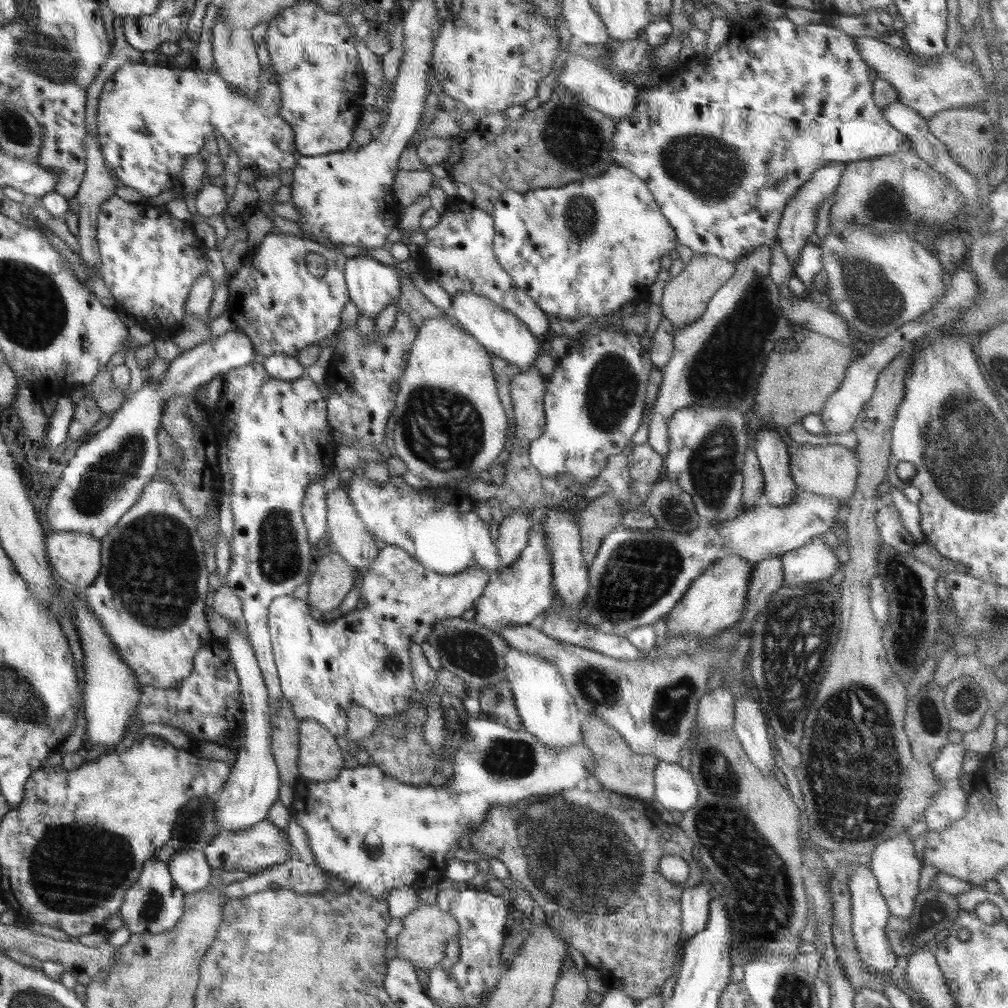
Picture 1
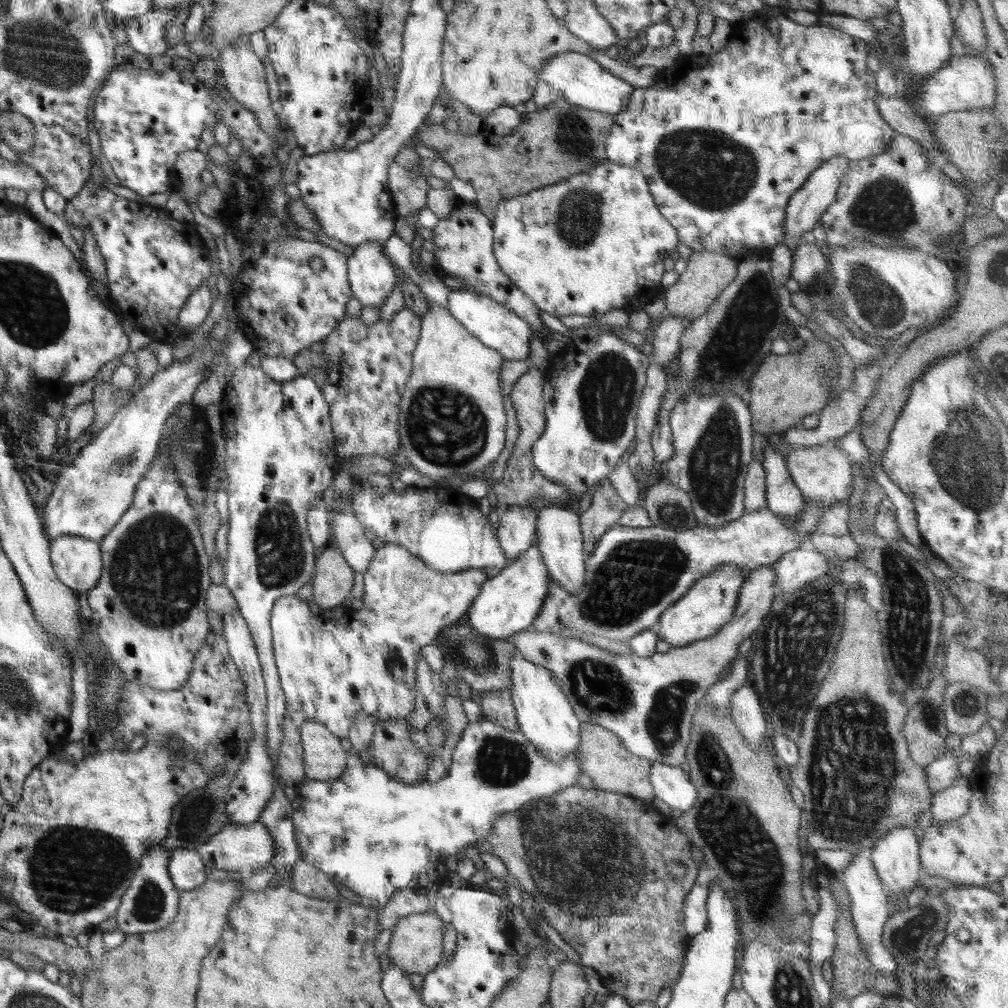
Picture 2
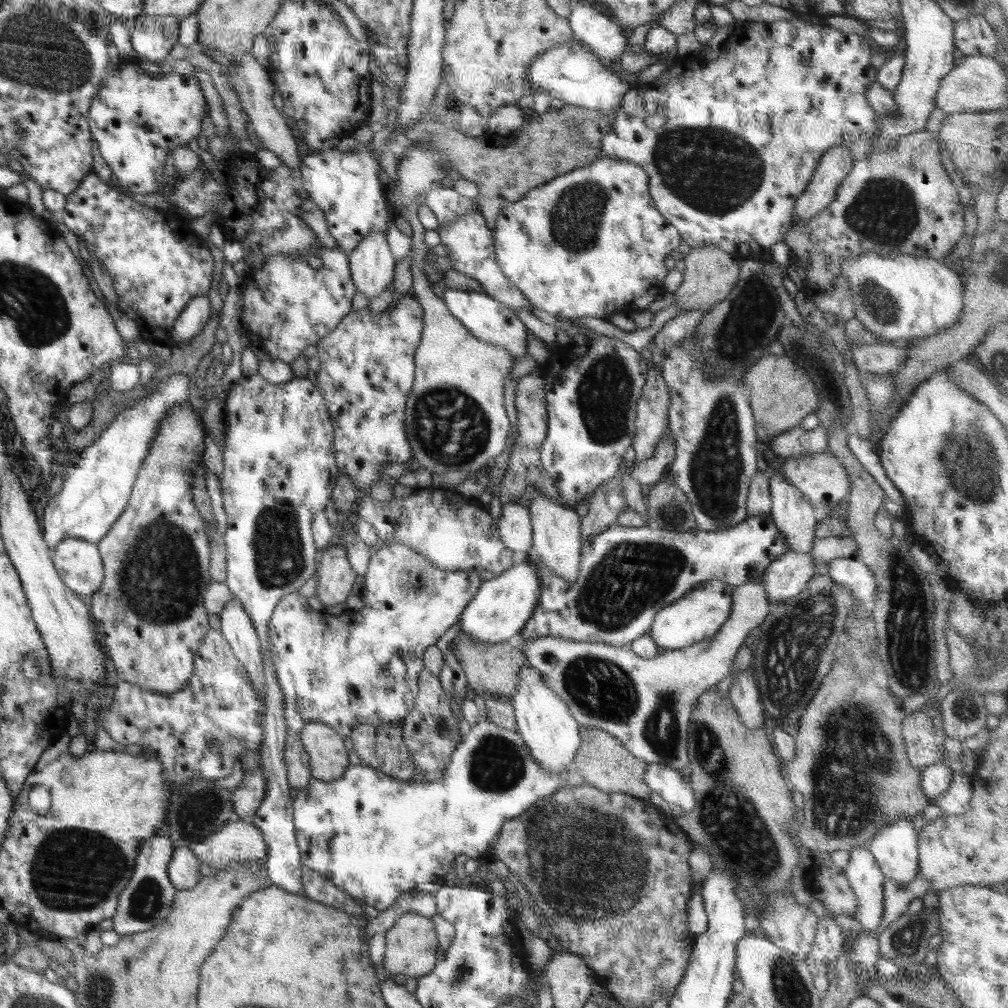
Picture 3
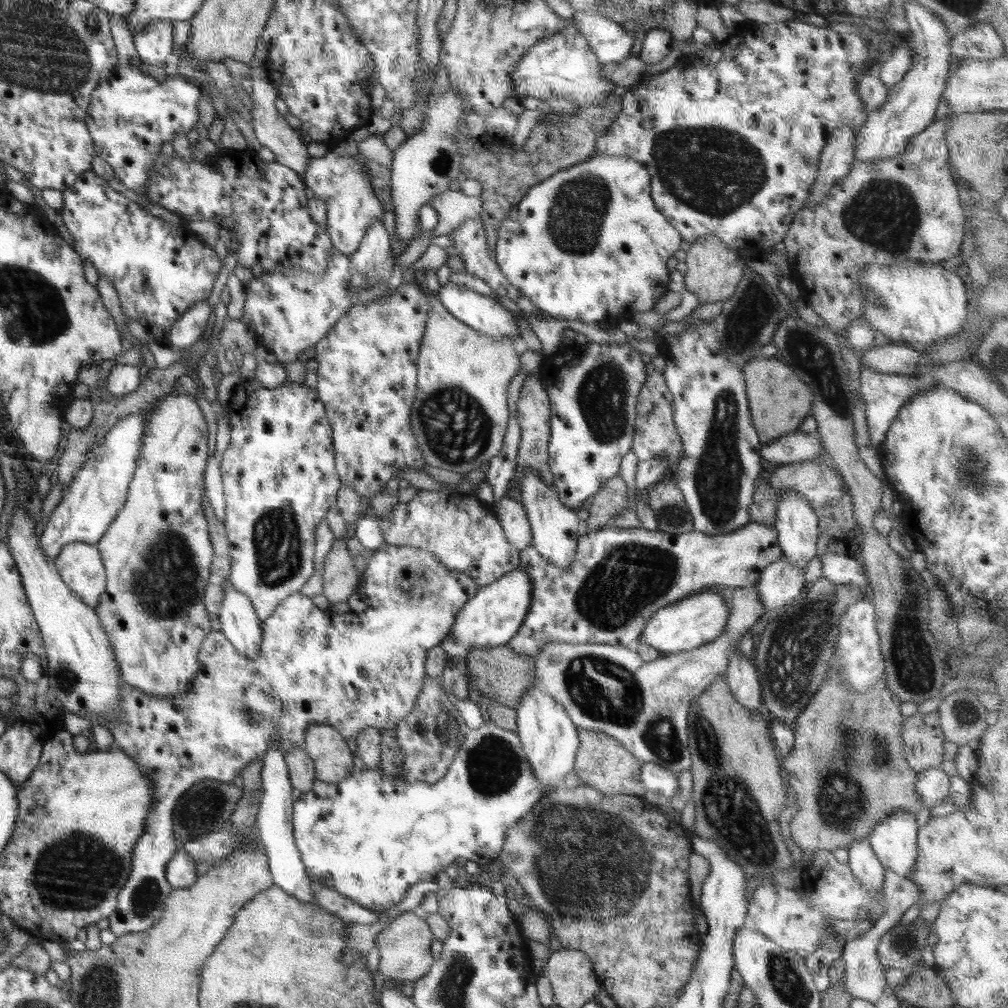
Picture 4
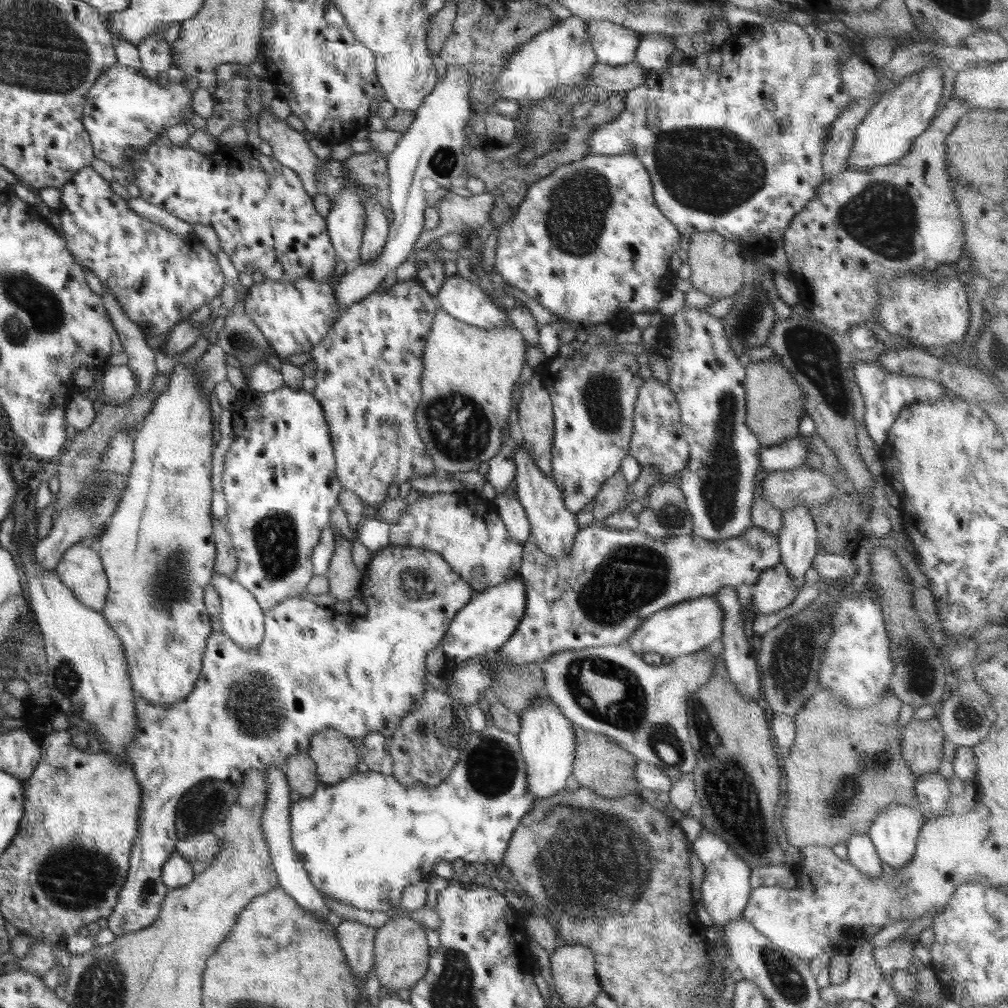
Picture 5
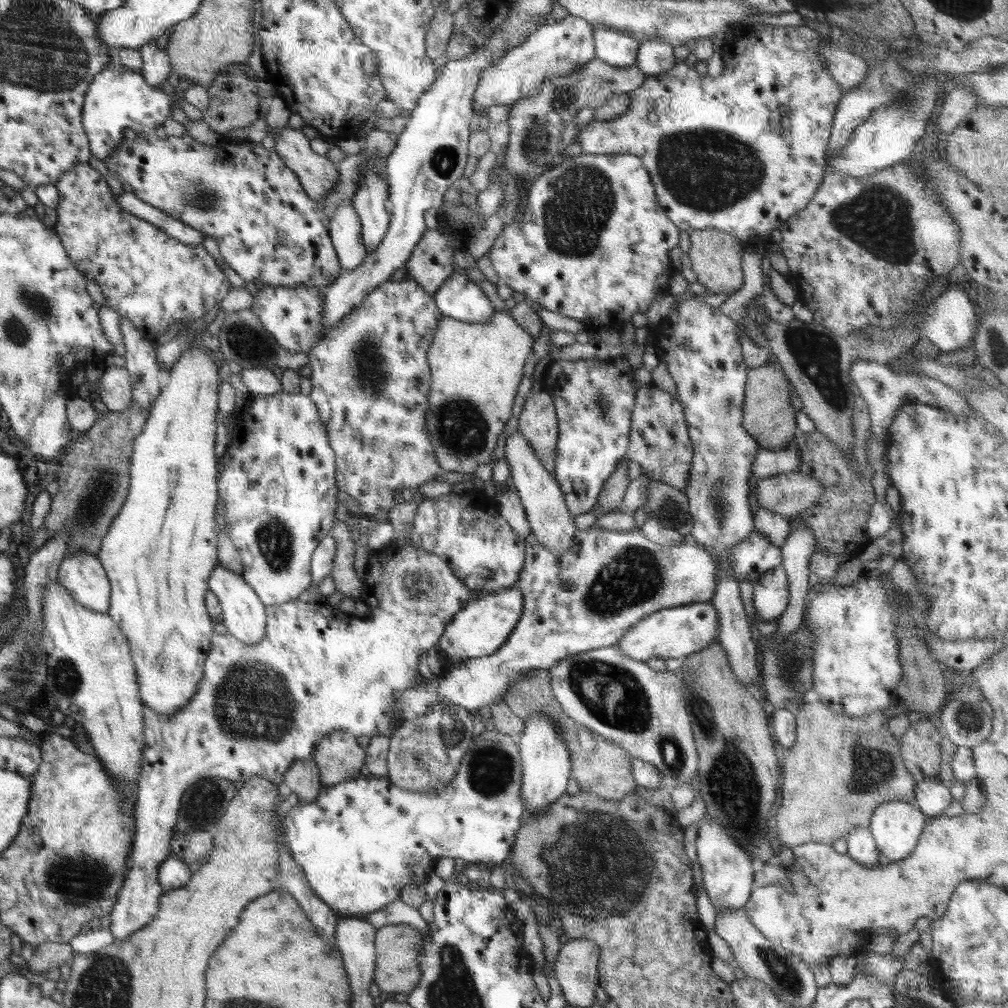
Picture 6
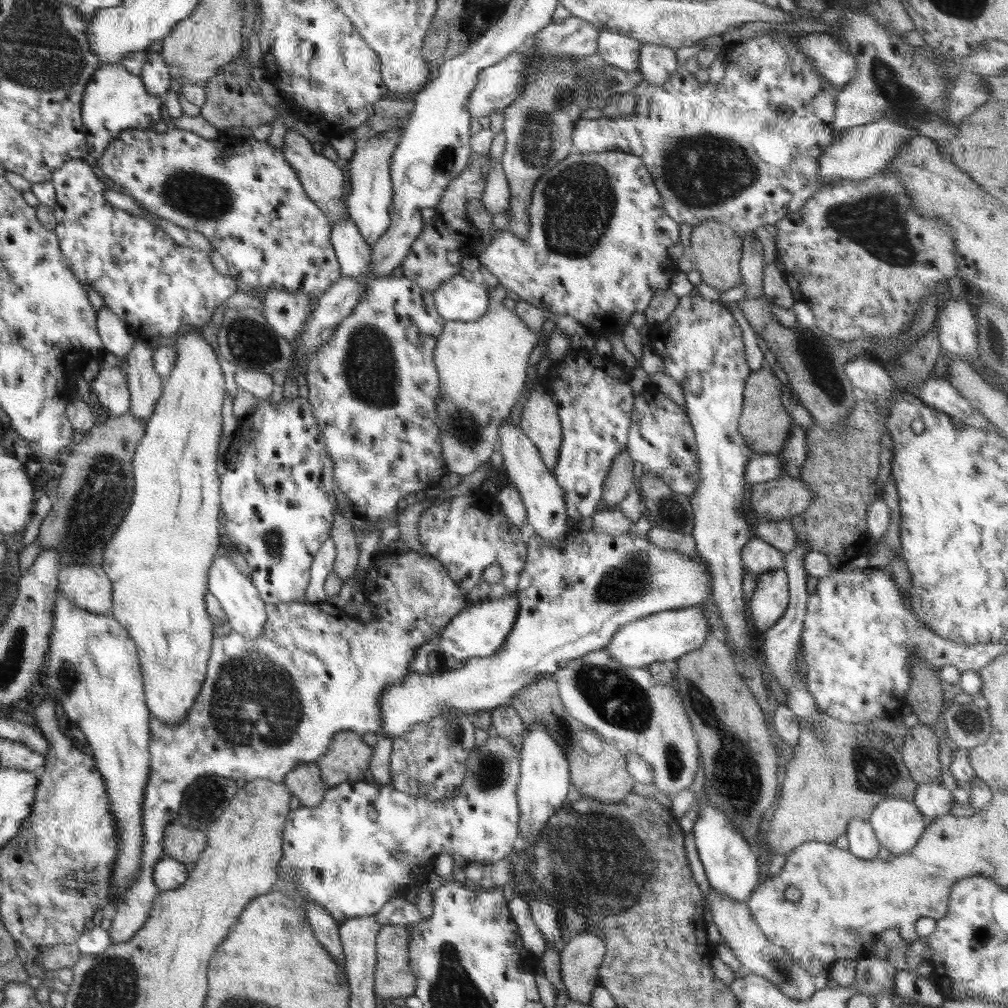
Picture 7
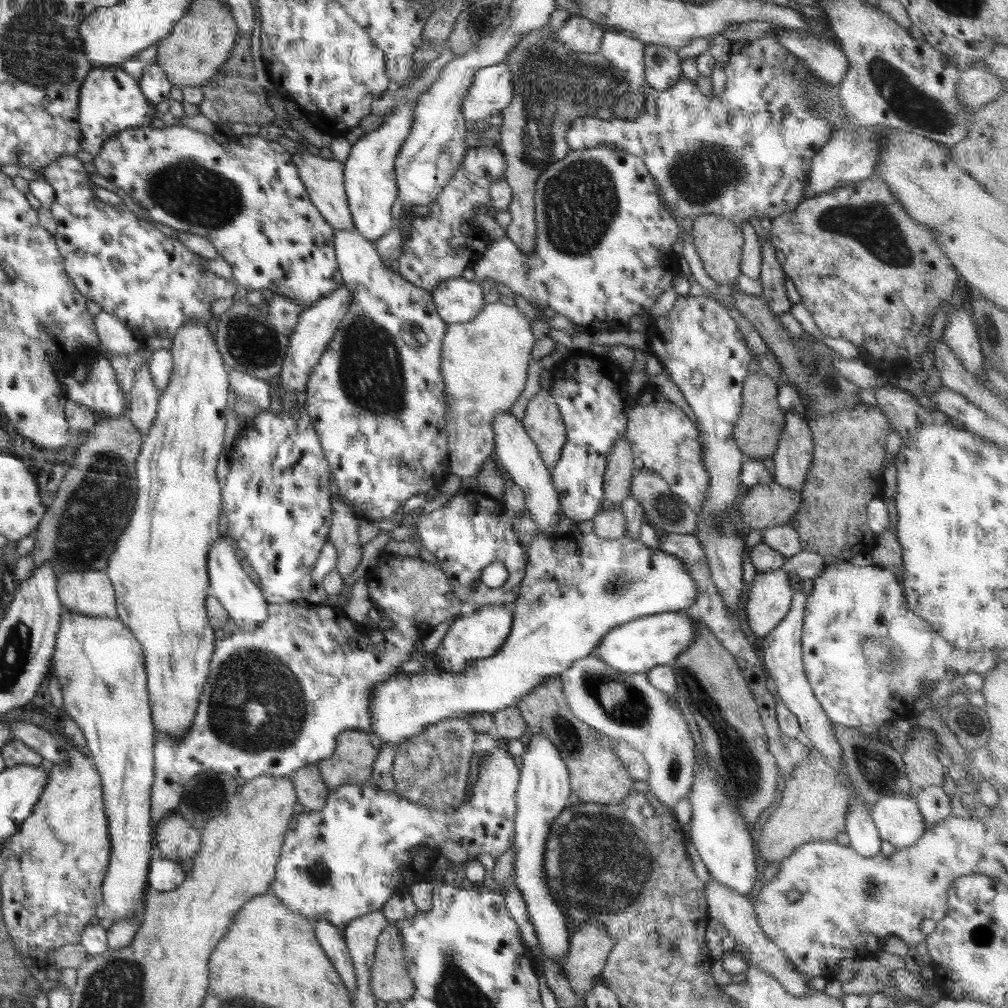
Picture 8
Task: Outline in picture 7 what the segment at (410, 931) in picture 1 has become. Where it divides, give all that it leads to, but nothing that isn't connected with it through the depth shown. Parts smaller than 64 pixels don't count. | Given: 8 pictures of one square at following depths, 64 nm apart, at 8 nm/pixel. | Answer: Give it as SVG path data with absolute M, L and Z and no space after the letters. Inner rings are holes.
M384 925L377 933L375 944L377 963L374 971L373 990L386 1002L397 998L408 999L414 993L417 983L411 968L409 968L409 930L407 927L407 925Z

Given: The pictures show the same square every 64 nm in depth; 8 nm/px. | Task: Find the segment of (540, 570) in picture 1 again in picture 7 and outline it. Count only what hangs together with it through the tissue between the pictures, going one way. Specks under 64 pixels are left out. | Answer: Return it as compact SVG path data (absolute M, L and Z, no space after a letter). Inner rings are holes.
M515 592L510 596L488 598L482 602L469 604L460 611L440 632L440 642L436 650L440 653L445 669L456 669L469 658L487 657L498 651L514 626L518 605Z

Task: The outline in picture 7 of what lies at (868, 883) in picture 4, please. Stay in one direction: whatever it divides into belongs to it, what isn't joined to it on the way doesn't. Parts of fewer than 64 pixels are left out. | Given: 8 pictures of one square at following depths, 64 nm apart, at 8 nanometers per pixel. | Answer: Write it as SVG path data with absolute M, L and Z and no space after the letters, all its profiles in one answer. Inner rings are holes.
M856 817L849 822L847 831L850 848L848 852L860 860L874 860L880 852L880 843L867 819Z

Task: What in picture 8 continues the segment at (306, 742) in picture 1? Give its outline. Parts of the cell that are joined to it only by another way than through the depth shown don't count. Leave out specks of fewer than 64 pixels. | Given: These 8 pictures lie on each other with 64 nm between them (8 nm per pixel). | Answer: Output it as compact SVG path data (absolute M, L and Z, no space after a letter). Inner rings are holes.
M343 731L336 738L334 755L317 762L322 781L330 791L348 784L368 784L377 755L367 733Z

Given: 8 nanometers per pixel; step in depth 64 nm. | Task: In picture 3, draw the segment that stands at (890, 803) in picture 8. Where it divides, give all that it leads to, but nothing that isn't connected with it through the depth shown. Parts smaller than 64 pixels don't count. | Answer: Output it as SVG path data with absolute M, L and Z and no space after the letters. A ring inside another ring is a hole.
M899 818L889 825L883 826L873 836L868 848L886 879L894 879L899 885L903 885L918 876L919 851L917 835L912 820Z

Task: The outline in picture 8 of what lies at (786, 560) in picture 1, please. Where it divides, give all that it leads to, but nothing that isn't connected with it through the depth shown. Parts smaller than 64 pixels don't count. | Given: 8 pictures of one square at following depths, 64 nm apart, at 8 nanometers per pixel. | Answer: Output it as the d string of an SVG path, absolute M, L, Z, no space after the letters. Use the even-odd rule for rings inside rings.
M785 571L758 572L749 586L746 600L746 620L756 638L765 638L788 614L793 588Z

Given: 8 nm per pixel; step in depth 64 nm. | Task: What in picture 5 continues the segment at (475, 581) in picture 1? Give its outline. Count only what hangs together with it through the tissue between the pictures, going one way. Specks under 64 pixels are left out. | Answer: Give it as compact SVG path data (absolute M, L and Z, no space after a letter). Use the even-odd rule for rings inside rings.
M392 545L375 552L369 561L365 573L363 574L363 582L361 583L360 595L364 597L365 604L368 607L368 613L364 615L352 615L352 620L338 620L334 618L332 610L326 607L320 607L313 603L309 595L292 596L283 600L279 605L273 606L272 609L266 611L263 615L265 618L265 633L263 642L260 646L253 649L243 649L236 644L222 630L213 632L206 643L206 650L203 652L202 670L198 680L196 681L193 692L191 692L184 700L171 704L170 706L160 706L152 704L145 698L142 698L136 691L134 693L134 704L137 714L137 730L134 731L134 739L126 749L126 758L132 763L137 774L139 782L143 788L142 795L142 813L140 814L140 828L136 838L136 844L133 846L132 858L129 862L130 871L128 880L122 885L118 904L112 914L107 918L107 927L115 934L116 937L133 933L151 925L157 920L161 911L164 897L170 890L161 879L162 867L168 862L176 850L177 832L175 829L176 807L178 801L192 786L198 782L208 778L216 778L219 781L230 782L234 784L242 784L244 775L248 770L254 768L265 776L265 771L269 766L281 766L286 759L292 755L306 753L310 747L310 739L314 733L325 729L335 729L346 734L350 739L364 738L368 732L380 732L384 739L389 740L394 732L400 727L400 722L408 717L414 708L416 696L422 695L426 689L426 674L424 673L426 666L427 654L439 646L439 642L444 638L447 628L450 626L452 619L456 613L463 607L475 594L470 583L462 578L462 575L454 572L450 565L438 554L428 549L419 549L412 545Z

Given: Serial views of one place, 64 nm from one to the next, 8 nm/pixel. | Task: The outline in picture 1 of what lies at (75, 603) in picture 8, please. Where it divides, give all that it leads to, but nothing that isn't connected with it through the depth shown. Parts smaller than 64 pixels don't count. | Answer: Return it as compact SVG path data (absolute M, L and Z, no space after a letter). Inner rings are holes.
M59 530L48 538L49 559L62 580L82 591L97 580L102 565L99 539L74 530Z

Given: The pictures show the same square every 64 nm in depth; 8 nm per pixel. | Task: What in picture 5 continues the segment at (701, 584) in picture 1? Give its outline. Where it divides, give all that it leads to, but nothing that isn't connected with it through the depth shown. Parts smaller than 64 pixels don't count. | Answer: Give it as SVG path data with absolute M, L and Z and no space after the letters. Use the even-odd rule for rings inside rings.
M714 594L689 599L646 618L629 636L628 647L641 656L646 652L656 652L664 658L679 658L719 642L724 620L724 611Z

